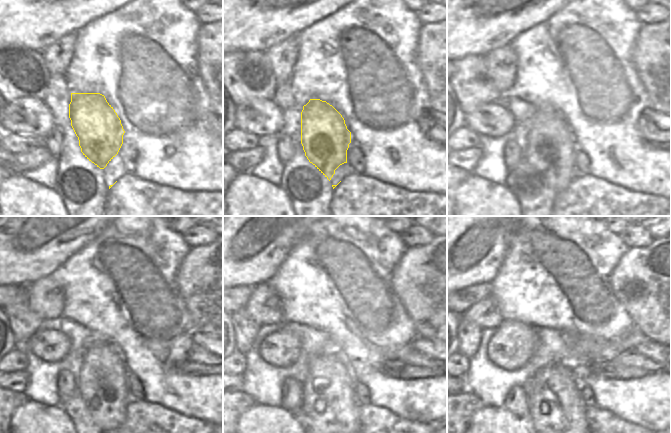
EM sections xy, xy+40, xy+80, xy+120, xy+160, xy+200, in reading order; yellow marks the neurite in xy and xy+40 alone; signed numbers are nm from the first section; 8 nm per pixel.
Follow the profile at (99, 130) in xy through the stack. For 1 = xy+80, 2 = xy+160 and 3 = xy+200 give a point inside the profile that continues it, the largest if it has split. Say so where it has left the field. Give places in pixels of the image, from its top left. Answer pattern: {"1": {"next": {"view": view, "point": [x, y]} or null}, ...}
{"1": {"next": {"view": "xy+80", "point": [551, 147]}}, "2": {"next": {"view": "xy+160", "point": [329, 402]}}, "3": {"next": {"view": "xy+200", "point": [556, 413]}}}

